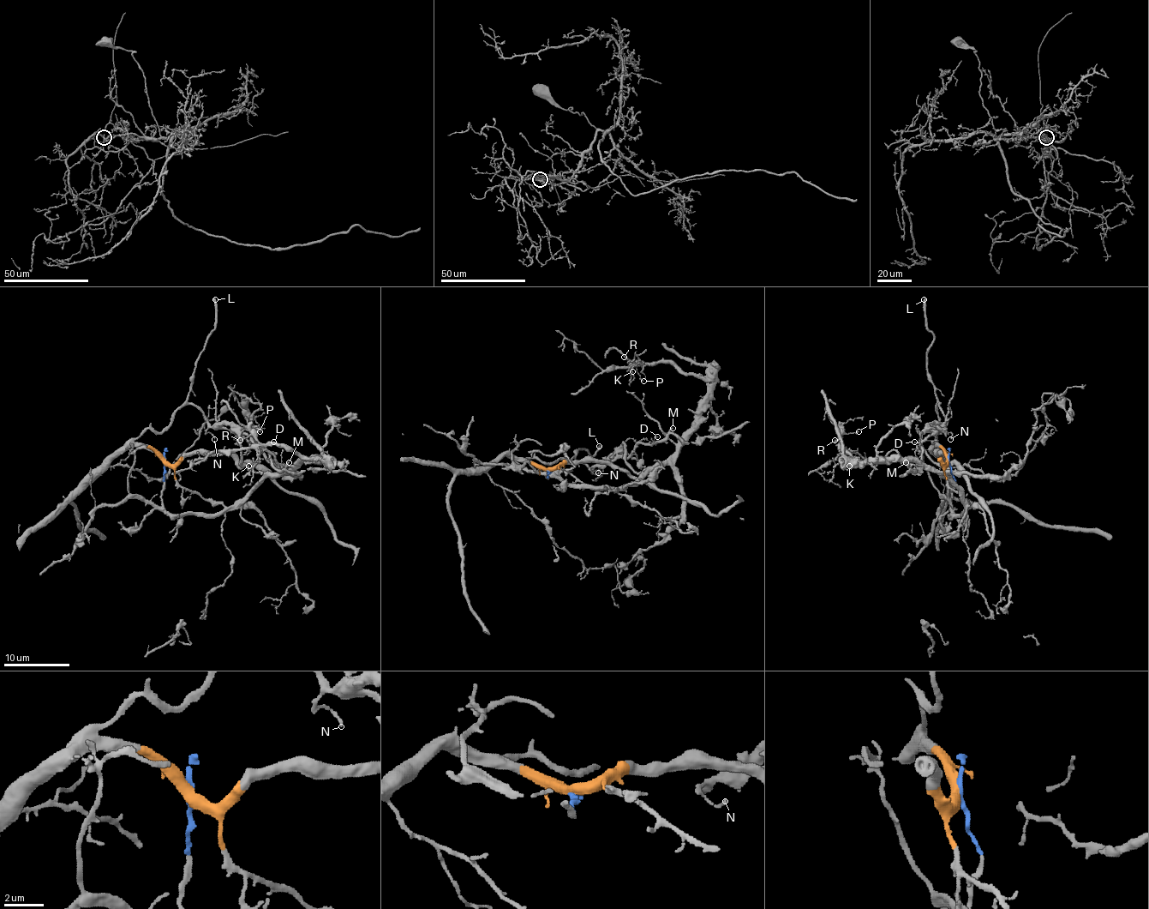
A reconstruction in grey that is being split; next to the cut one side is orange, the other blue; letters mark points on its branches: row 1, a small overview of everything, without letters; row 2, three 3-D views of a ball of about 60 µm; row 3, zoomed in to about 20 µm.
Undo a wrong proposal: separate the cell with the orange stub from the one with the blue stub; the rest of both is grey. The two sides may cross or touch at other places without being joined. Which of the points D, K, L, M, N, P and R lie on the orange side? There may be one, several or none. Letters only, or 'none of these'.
D, L, M, N

